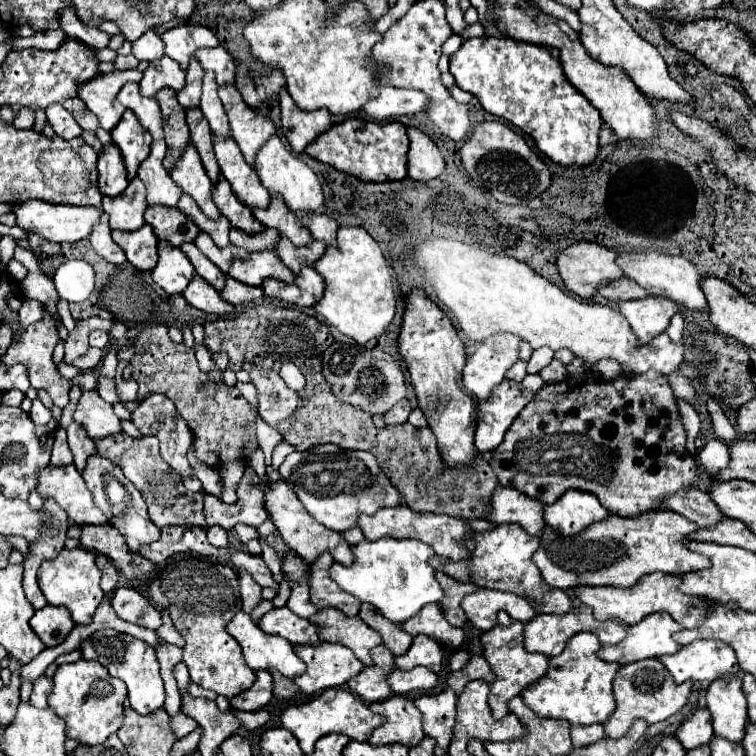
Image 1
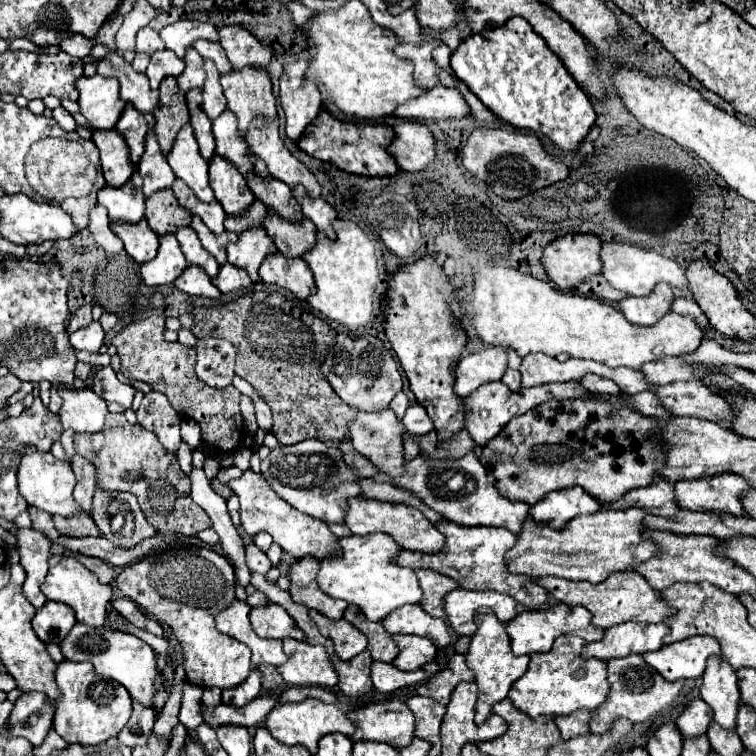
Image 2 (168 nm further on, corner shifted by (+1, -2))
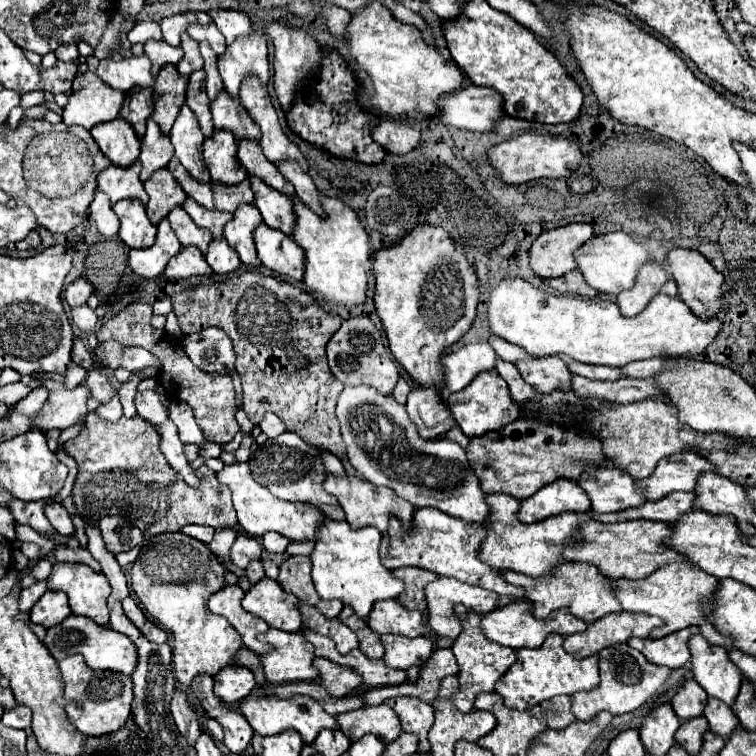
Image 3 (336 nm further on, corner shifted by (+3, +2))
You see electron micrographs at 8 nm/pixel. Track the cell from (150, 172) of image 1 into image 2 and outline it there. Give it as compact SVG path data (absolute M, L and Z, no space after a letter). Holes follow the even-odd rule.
M150 130L146 136L146 150L138 162L138 174L144 178L144 196L152 196L154 192L172 188L176 176L172 174L166 158L160 152L156 134Z

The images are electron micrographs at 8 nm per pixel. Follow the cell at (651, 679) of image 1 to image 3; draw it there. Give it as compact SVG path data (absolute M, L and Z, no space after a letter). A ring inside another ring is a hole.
M614 644L598 652L600 660L600 684L590 692L576 692L572 696L572 712L578 720L590 720L598 712L606 710L610 714L626 714L642 706L668 678L670 668L658 668L650 664L638 650L628 644Z

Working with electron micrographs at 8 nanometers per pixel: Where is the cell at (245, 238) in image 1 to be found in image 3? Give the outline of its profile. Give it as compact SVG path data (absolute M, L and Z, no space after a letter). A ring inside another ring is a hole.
M244 180L242 184L234 184L234 188L226 188L226 184L212 184L214 190L214 206L222 212L234 212L238 204L254 202L254 192L250 190L250 182Z

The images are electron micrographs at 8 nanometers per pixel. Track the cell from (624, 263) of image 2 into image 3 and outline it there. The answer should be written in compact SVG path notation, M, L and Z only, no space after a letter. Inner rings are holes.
M612 232L612 234L602 234L602 236L590 238L586 244L582 244L574 252L574 258L576 258L578 270L582 272L582 276L590 284L590 288L594 286L594 290L604 292L604 294L620 294L622 290L632 288L640 266L644 262L652 262L646 248L642 244L634 242L624 232Z

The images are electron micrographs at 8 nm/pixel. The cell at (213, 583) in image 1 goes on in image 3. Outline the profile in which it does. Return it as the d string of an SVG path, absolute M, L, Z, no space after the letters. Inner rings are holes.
M166 532L152 538L150 564L148 568L148 558L138 558L136 570L130 572L132 590L158 626L172 632L176 678L188 686L196 674L206 672L214 676L220 668L232 664L234 654L242 648L242 640L224 616L216 616L208 610L208 598L224 586L226 572L214 552L182 532Z

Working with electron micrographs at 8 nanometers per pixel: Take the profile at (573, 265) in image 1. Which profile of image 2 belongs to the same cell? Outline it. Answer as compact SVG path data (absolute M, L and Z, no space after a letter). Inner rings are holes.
M568 234L546 246L542 264L552 282L568 292L580 280L602 272L600 248L602 242L592 234Z

